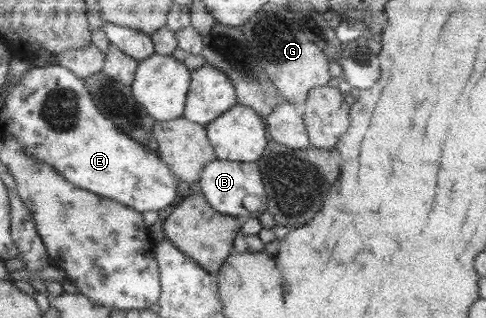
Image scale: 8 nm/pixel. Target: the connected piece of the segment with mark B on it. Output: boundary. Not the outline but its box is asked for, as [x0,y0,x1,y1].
[200,159,269,220]

